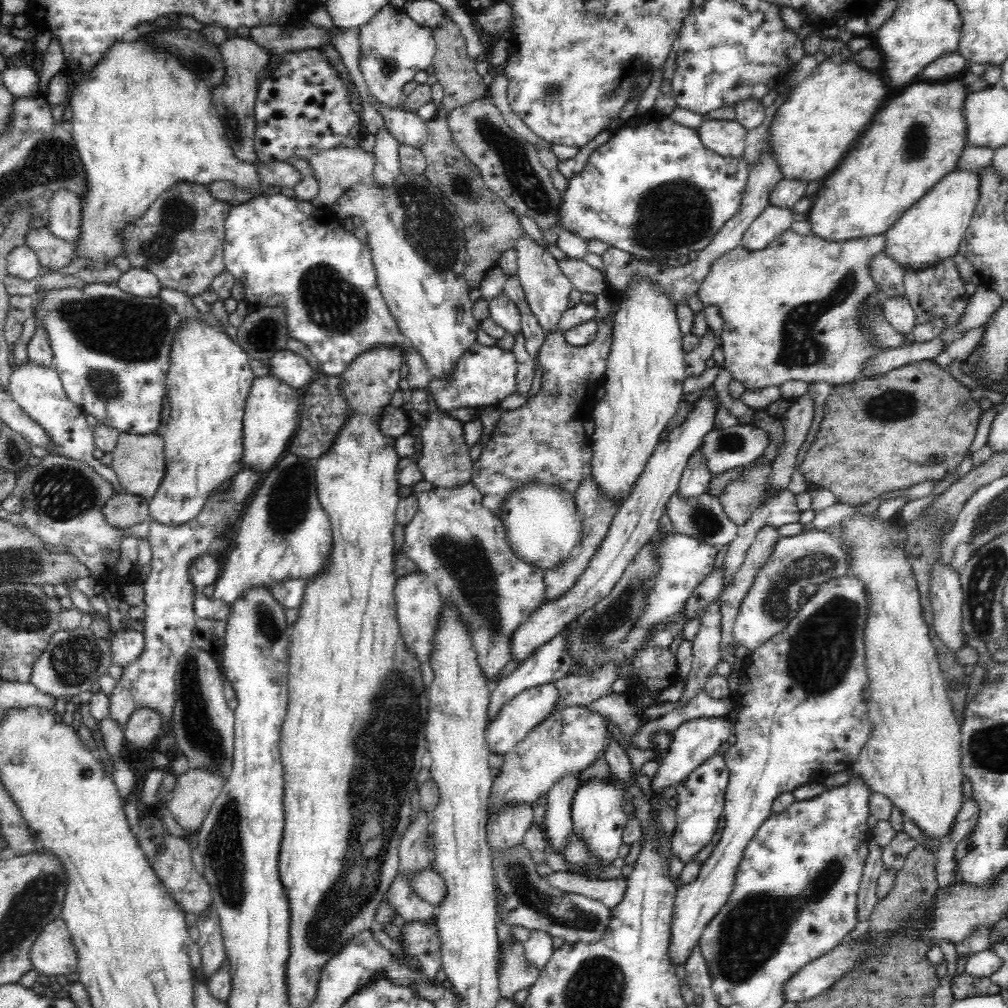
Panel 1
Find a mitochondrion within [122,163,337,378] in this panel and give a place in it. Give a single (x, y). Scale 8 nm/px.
(177, 216)

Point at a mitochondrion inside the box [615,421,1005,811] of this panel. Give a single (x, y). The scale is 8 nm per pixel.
(824, 644)

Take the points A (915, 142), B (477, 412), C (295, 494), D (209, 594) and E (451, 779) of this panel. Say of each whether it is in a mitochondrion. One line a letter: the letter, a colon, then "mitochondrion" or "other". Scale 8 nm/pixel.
A: mitochondrion
B: other
C: mitochondrion
D: other
E: other

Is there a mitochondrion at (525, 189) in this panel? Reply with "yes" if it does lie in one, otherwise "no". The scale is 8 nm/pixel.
yes

